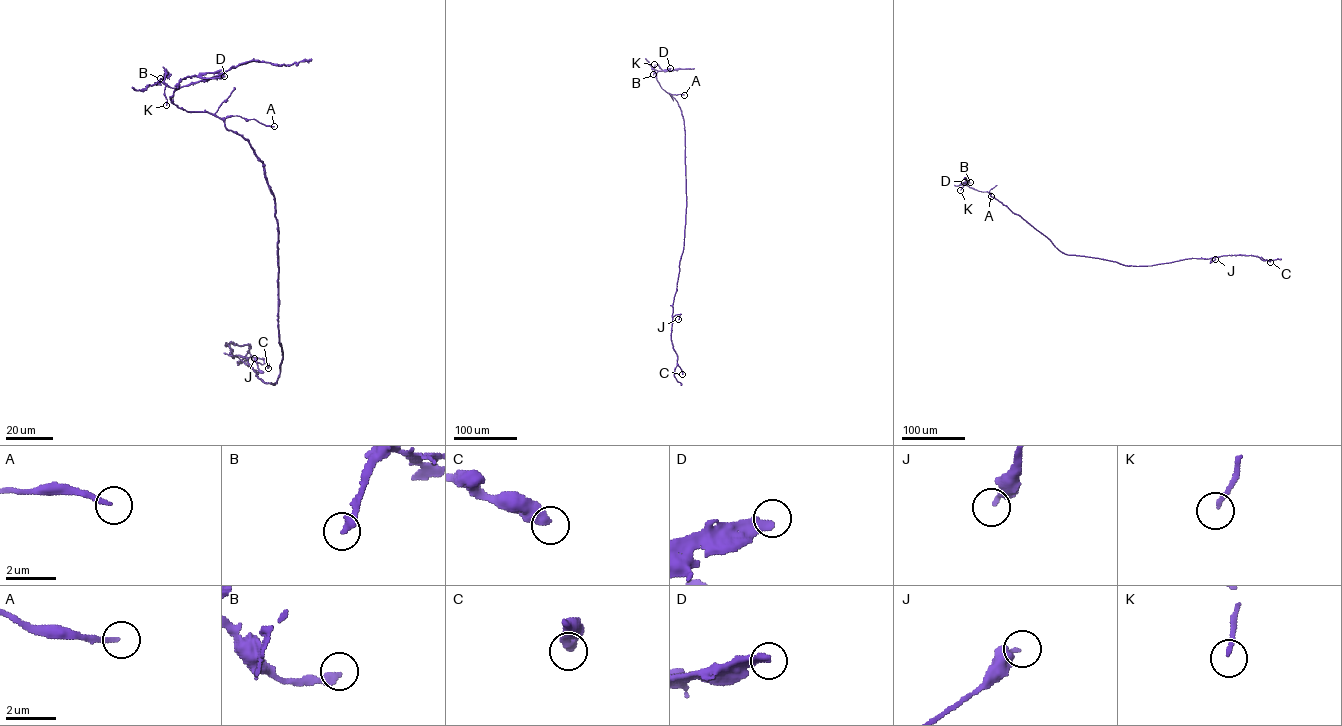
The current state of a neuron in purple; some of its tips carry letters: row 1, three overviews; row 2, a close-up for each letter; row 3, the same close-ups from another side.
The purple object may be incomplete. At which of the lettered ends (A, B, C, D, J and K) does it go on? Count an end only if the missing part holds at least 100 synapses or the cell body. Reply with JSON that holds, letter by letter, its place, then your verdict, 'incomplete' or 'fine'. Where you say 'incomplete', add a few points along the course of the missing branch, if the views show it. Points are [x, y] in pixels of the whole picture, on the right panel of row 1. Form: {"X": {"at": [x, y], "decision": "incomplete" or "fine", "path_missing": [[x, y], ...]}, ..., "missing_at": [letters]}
{"A": {"at": [991, 196], "decision": "fine"}, "B": {"at": [970, 182], "decision": "fine"}, "C": {"at": [1270, 262], "decision": "fine"}, "D": {"at": [964, 182], "decision": "fine"}, "J": {"at": [1215, 259], "decision": "fine"}, "K": {"at": [960, 190], "decision": "incomplete", "path_missing": [[960, 190], [944, 221], [929, 229], [919, 225]]}, "missing_at": ["K"]}

